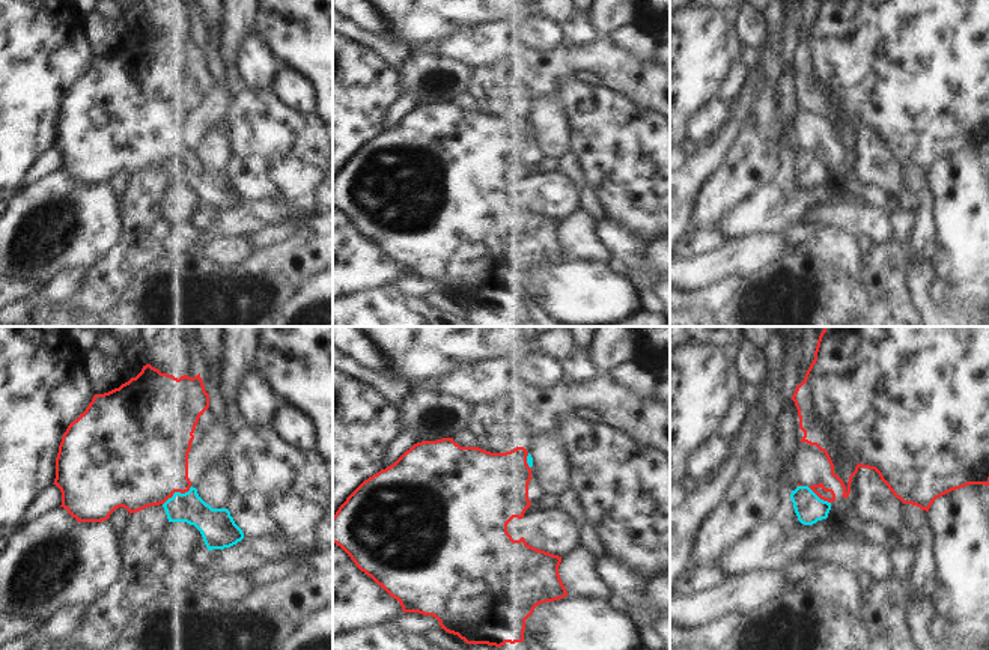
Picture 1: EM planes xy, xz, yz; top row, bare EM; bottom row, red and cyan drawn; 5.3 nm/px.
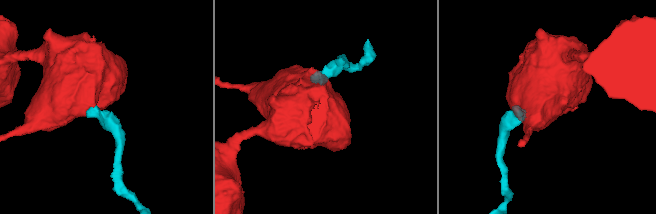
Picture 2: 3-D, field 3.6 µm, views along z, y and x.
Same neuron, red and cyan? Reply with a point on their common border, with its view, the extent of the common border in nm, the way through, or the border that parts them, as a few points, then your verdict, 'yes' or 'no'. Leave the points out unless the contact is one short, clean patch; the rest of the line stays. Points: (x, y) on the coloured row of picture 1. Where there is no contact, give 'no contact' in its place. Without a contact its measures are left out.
contact xy (176, 491); length 190 nm; border xy (191, 486), (184, 492), (175, 492), (163, 504); no

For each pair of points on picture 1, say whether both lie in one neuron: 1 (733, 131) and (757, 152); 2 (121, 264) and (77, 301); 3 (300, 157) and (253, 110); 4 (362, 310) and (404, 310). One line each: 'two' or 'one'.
1: two
2: one
3: one
4: one

